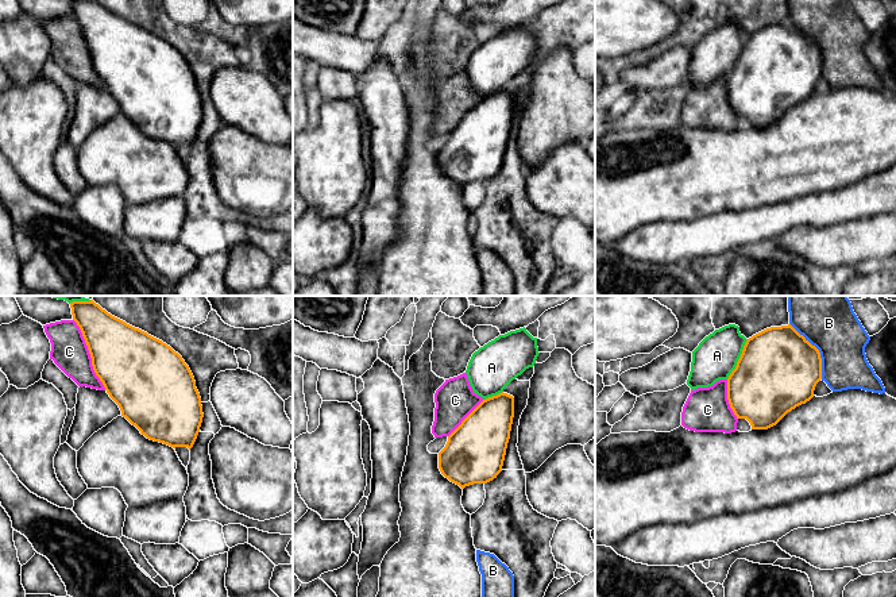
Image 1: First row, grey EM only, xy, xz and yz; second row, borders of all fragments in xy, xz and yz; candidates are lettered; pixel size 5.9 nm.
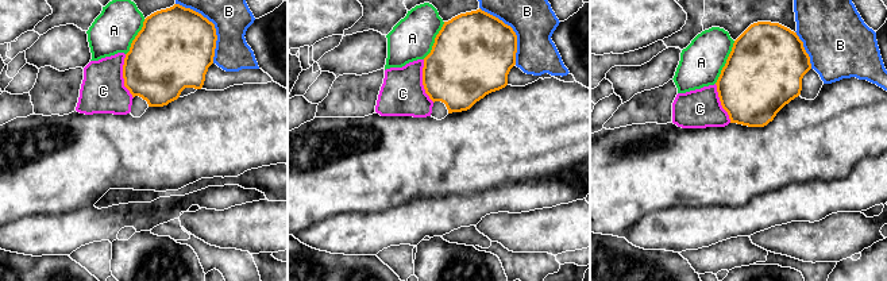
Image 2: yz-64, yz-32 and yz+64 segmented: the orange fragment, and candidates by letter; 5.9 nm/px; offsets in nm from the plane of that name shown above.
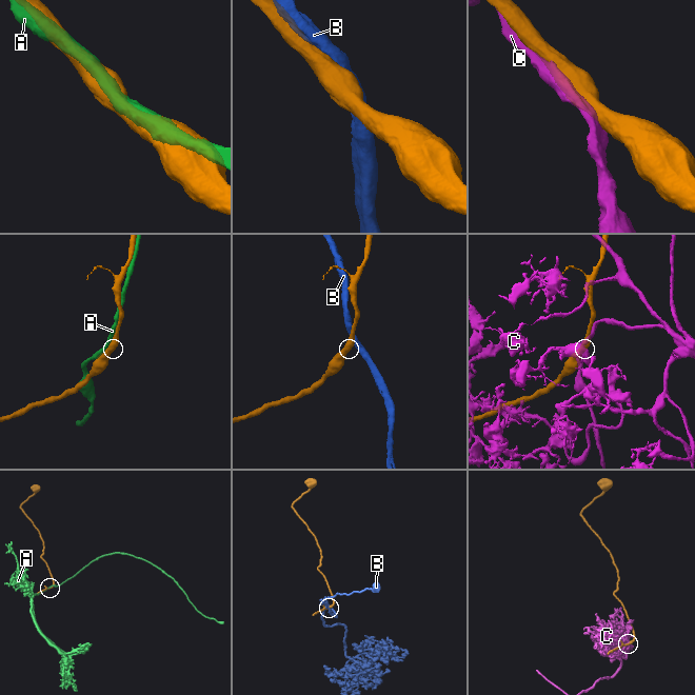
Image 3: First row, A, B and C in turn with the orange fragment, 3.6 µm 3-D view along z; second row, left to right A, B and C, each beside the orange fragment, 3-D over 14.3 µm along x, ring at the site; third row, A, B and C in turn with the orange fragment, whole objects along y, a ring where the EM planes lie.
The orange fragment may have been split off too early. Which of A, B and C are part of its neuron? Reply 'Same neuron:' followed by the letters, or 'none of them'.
Same neuron: A

